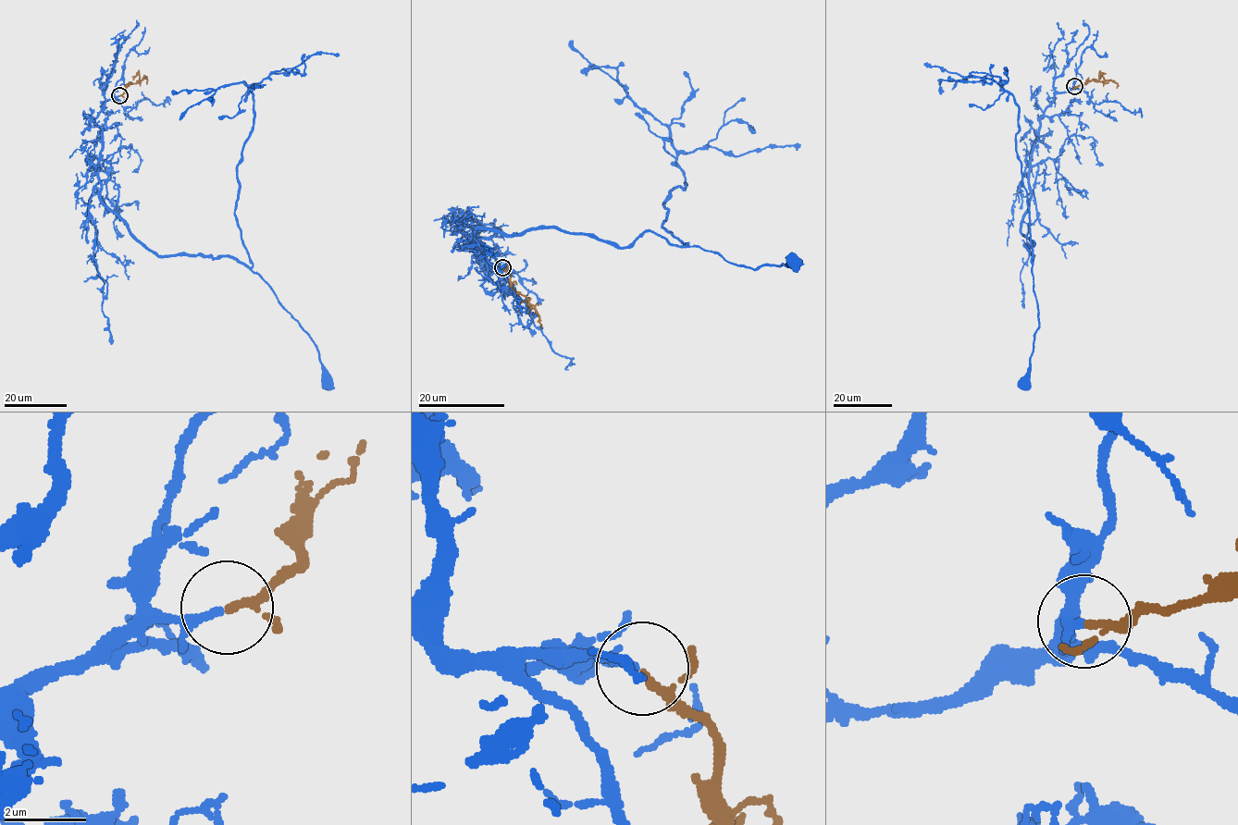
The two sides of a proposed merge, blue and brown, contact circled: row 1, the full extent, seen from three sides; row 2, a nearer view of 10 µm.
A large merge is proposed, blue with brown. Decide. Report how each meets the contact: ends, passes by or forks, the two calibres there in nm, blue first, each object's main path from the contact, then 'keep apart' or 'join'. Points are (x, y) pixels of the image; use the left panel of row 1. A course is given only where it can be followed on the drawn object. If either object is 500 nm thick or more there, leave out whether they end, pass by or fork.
blue passes by; brown passes by; 140 nm thick on the blue side, 140 nm on the other; blue runs (119, 95), (94, 120), (101, 200), (156, 254), (228, 256), (255, 272), (316, 347), (327, 381); brown runs (119, 95), (125, 92), (129, 83), (136, 83), (145, 78), (146, 84); join

